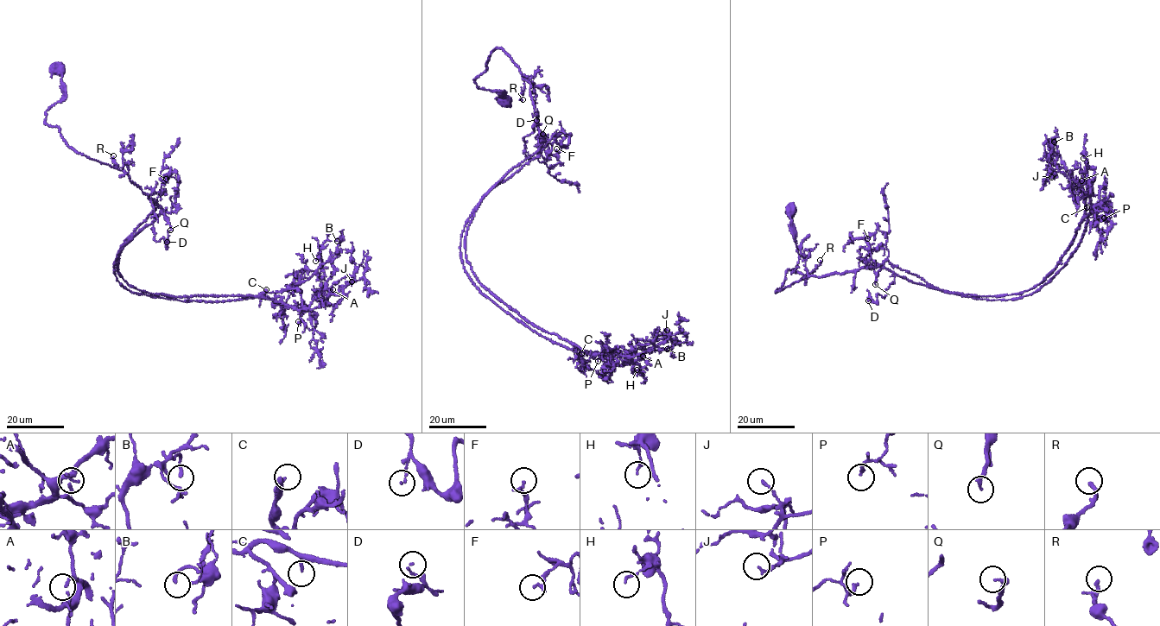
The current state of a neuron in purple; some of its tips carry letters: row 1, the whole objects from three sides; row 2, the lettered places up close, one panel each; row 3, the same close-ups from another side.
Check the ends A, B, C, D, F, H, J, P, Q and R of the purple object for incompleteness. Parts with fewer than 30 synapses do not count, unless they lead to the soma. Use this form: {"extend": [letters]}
{"extend": ["C", "Q"]}

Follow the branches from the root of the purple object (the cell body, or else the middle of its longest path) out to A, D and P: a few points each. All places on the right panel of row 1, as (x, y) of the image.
A: (966, 294), (1021, 294), (1042, 281), (1072, 242), (1080, 222), (1093, 211), (1090, 186), (1081, 180)
D: (966, 294), (946, 292), (896, 275), (884, 298), (877, 294), (877, 301), (869, 297), (868, 300)
P: (966, 294), (1018, 294), (1036, 287), (1055, 268), (1089, 211), (1096, 219), (1104, 218)

